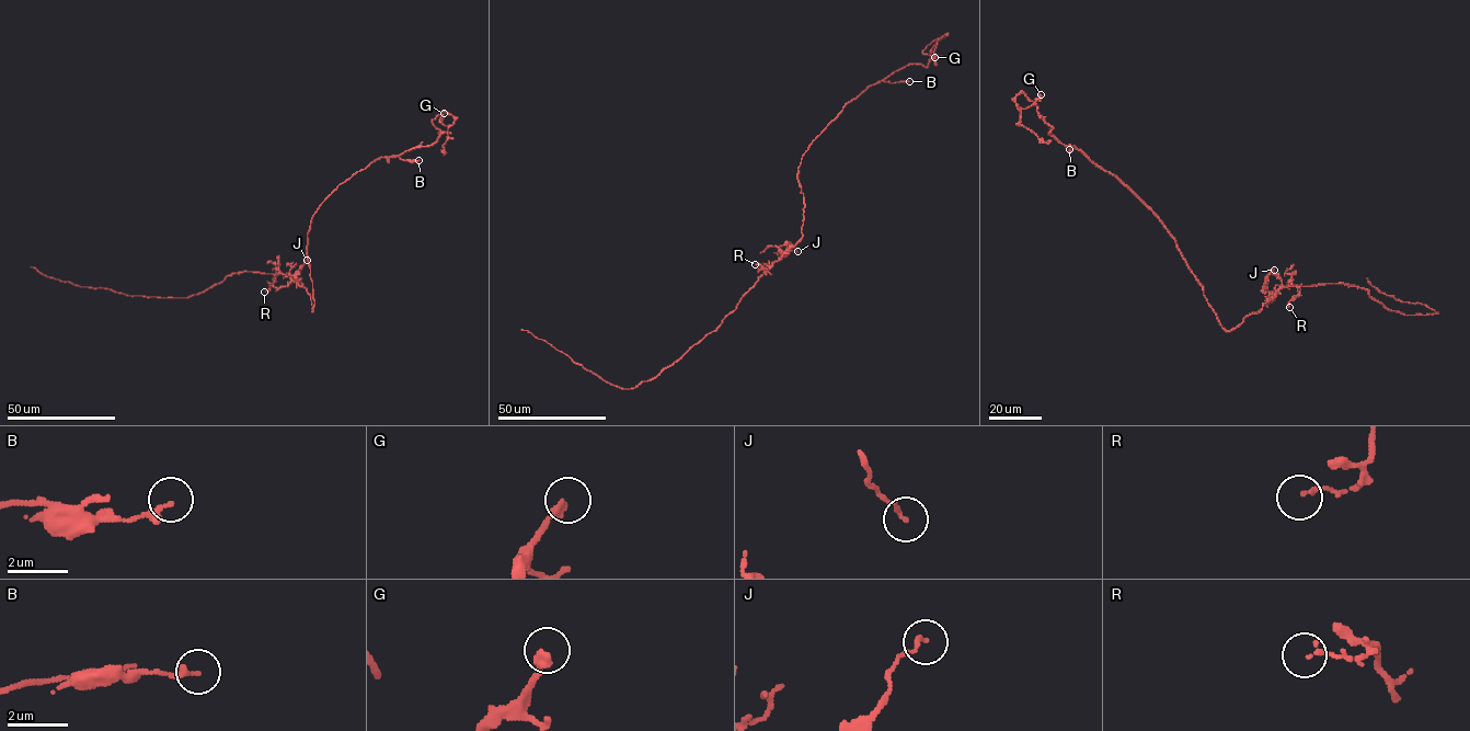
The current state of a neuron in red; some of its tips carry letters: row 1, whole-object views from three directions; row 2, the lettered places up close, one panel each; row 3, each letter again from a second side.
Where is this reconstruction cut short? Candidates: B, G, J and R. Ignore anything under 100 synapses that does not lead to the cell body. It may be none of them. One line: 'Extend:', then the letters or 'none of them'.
Extend: none of them

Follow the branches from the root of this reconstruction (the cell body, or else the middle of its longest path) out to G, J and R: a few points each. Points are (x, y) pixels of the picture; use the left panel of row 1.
G: (312, 309), (313, 214), (375, 160), (432, 145), (432, 121), (444, 111), (454, 123), (444, 113)
J: (312, 309), (311, 296), (296, 281), (296, 272), (307, 260)
R: (312, 309), (311, 296), (287, 274), (277, 273), (270, 289), (264, 292)

